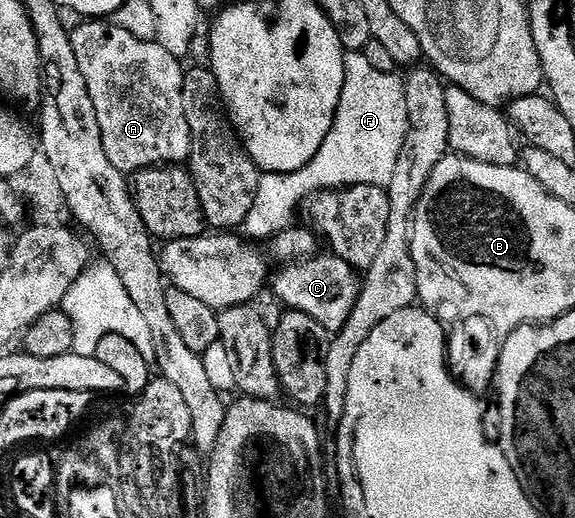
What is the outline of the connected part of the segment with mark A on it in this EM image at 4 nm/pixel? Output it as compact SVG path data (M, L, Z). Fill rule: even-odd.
M83 21L76 31L70 32L73 53L77 57L77 69L81 77L85 79L85 89L89 91L89 101L93 101L93 113L97 115L97 125L101 129L101 141L105 145L105 153L109 161L118 171L130 173L140 171L146 167L162 167L164 165L183 165L191 158L191 138L189 137L189 125L185 121L185 109L183 108L183 76L185 67L183 63L172 53L167 53L165 49L154 41L141 41L133 37L133 33L128 33L126 29L121 29L114 21Z

